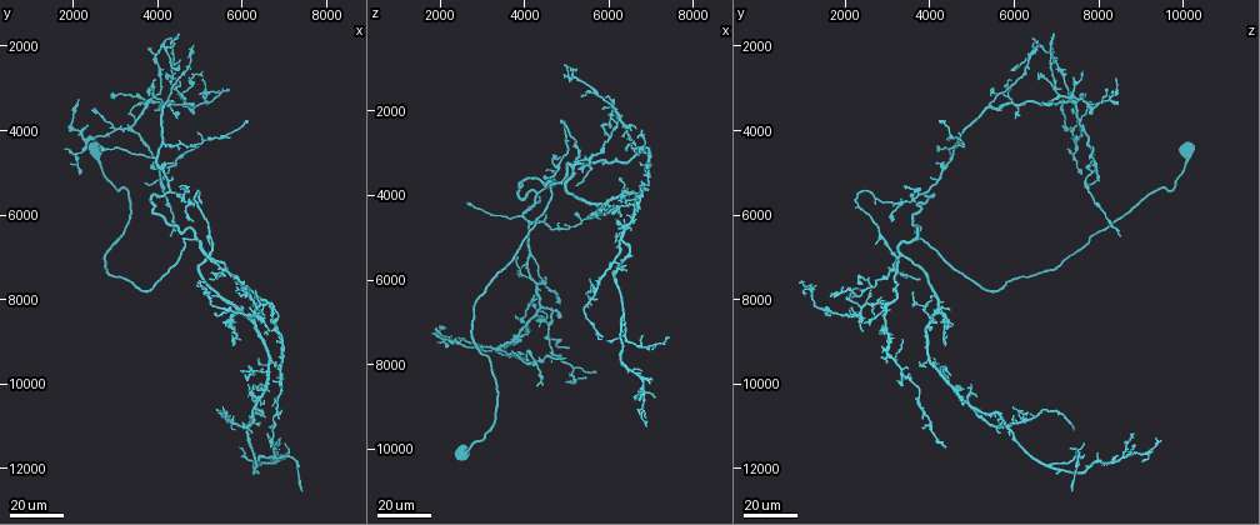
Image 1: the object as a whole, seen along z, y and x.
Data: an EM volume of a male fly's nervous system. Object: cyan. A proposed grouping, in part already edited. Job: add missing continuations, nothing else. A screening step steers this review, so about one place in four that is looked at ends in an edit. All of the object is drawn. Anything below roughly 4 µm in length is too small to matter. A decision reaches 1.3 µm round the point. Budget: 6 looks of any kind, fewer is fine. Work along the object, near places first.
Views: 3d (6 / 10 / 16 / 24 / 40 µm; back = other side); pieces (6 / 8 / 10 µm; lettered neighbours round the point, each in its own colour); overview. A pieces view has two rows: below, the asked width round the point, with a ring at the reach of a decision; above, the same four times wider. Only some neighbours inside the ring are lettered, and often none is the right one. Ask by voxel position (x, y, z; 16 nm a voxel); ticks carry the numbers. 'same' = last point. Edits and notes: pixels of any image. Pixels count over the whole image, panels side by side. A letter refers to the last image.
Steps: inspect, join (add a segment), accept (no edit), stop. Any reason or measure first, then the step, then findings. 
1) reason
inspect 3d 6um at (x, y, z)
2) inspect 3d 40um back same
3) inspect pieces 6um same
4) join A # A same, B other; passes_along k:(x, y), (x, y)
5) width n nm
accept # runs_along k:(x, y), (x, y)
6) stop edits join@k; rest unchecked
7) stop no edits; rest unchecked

free end
inspect 3d 24um at (5900, 10950, 7350)

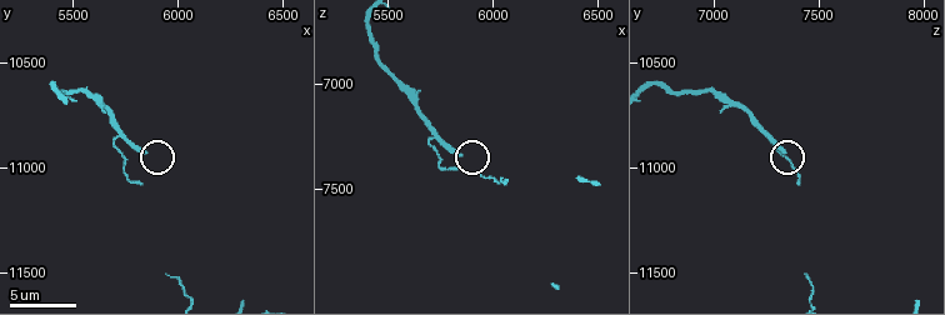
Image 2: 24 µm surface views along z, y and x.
inspect pieces 6um at (5830, 10930, 7330)

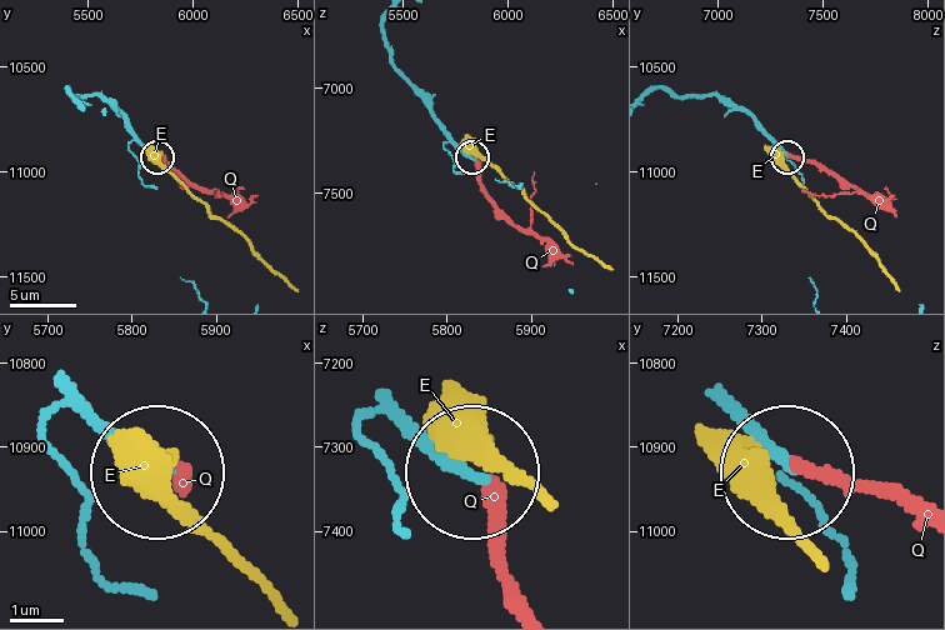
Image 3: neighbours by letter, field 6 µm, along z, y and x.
join Q # E other, Q same; passes_along 3:(128, 126), (188, 179), (215, 196), (218, 190); the cell continues

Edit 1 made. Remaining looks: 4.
end of a long branch
inspect 3d 40um at (5750, 9050, 4400)

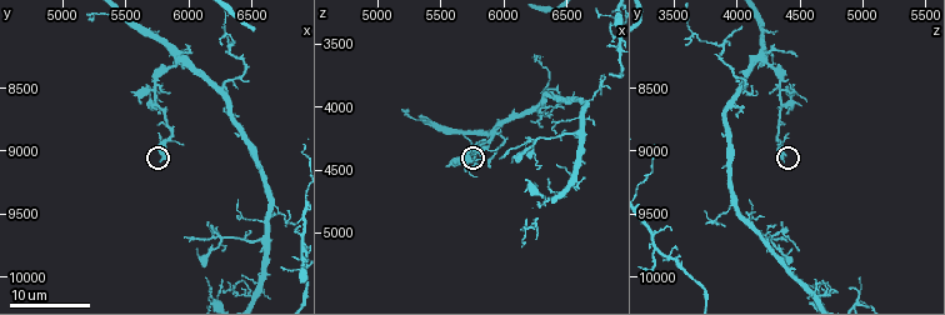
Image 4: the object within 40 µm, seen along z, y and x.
inspect 3d 10um at (5760, 9060, 4360)

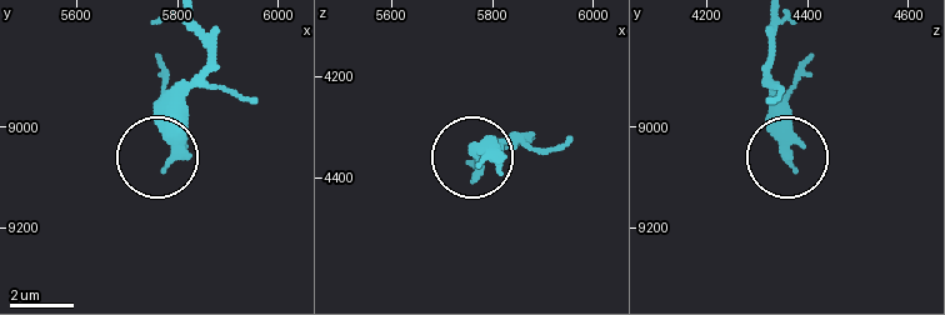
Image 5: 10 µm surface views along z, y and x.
inspect pieces 6um at (5780, 9070, 4360)

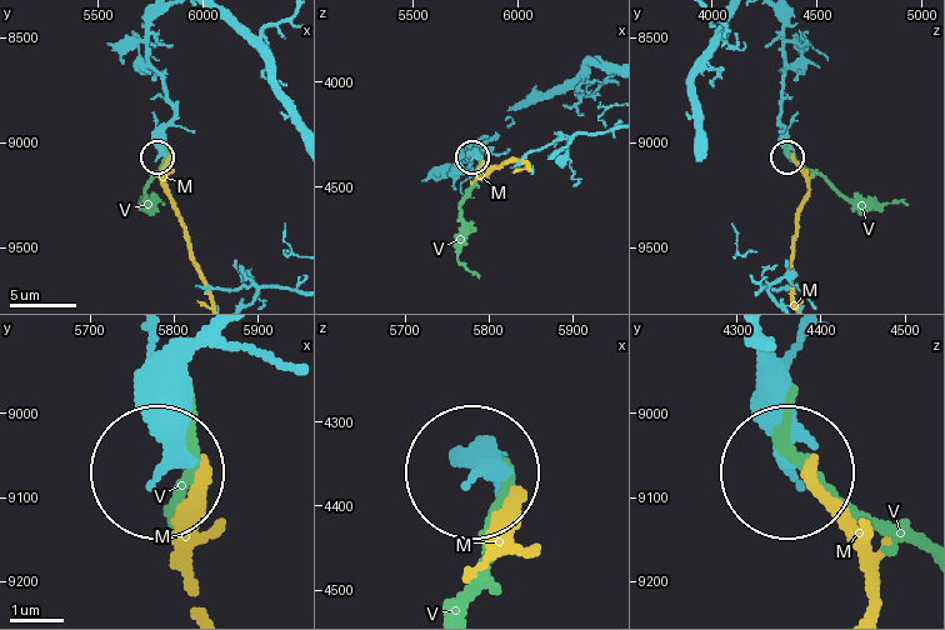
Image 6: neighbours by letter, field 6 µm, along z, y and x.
accept # M other, V other; runs_along 6:(756, 336), (779, 466); none of them fits

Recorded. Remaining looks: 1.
stop edits join@3; rest unchecked

